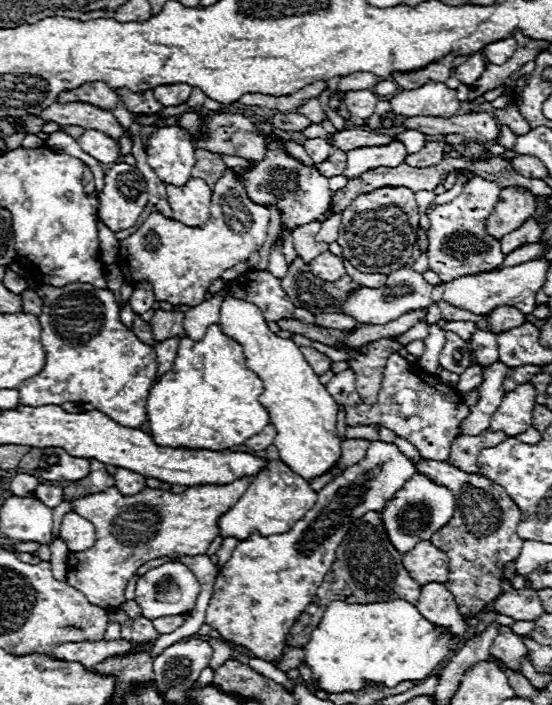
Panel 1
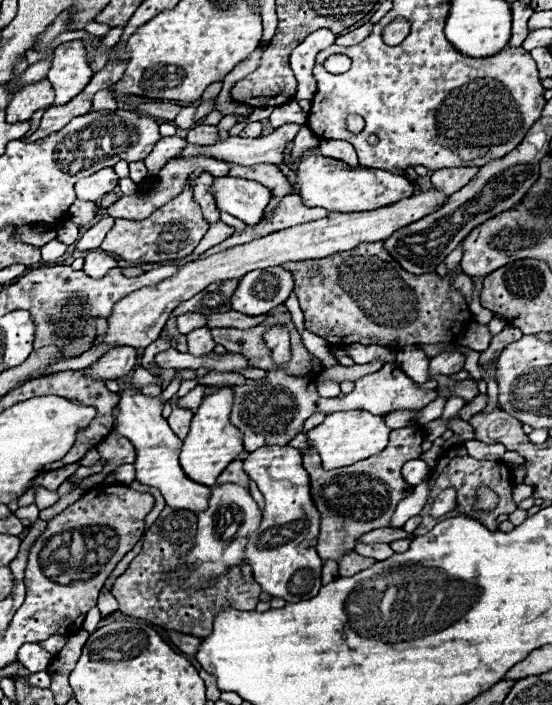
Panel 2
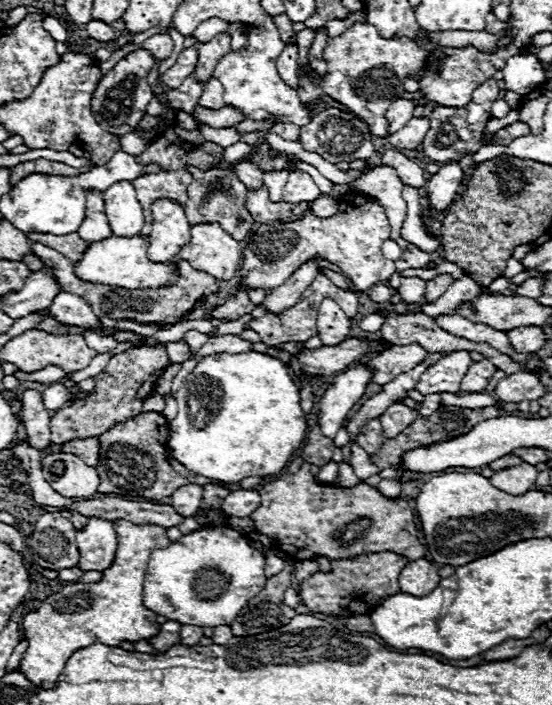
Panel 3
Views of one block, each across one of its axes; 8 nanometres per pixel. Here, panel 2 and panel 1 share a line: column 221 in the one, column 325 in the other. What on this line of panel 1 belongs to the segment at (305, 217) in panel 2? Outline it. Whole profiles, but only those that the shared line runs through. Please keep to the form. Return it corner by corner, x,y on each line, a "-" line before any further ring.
310,222
310,224
298,226
298,228
292,232
294,250
296,250
296,254
298,254
300,258
304,258
304,264
310,264
316,254
328,250
328,244
326,244
326,242
320,242
320,244
318,244
318,242
314,240
314,236
316,236
318,230
320,230
320,222

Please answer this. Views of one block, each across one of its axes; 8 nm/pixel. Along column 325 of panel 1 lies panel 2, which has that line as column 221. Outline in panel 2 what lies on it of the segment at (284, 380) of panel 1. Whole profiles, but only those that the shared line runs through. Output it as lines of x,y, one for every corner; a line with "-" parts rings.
228,386
218,388
212,394
206,394
202,398
202,404
198,406
192,424
190,424
190,432
184,438
184,446
180,452
180,464
182,470
196,482
200,484
208,484
214,486
216,478
220,476
220,472
224,472
224,468
244,452
244,444
242,444
242,432
230,422
230,410
232,410
232,400
234,400
234,390

